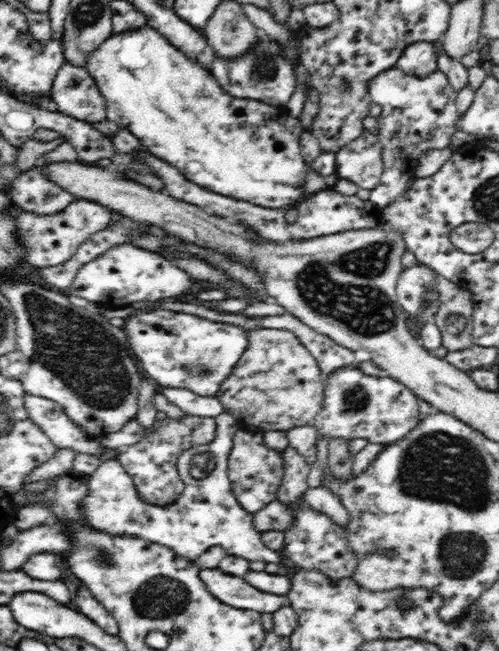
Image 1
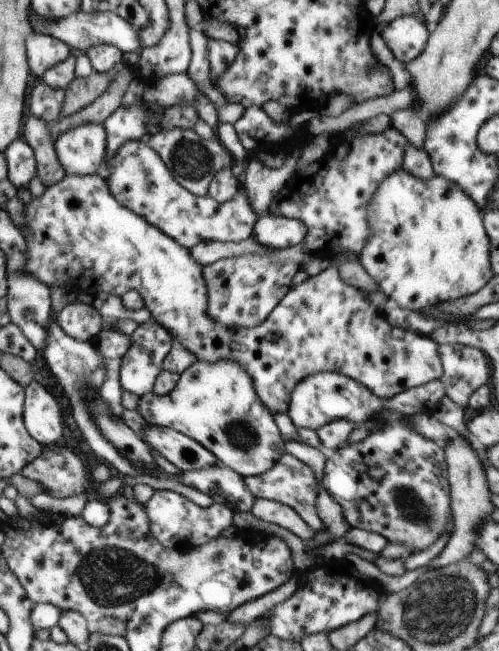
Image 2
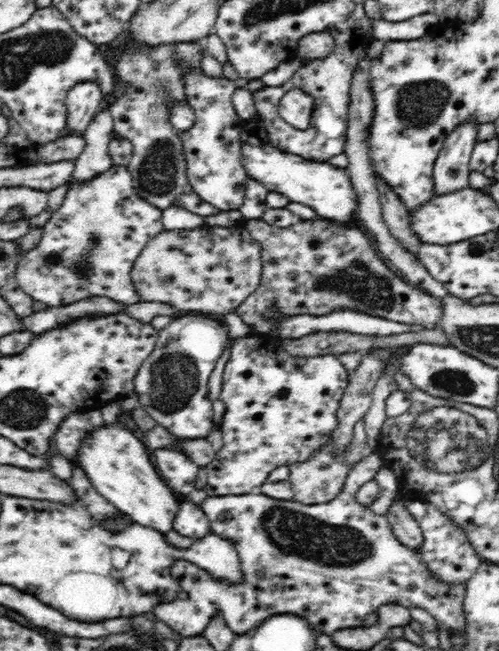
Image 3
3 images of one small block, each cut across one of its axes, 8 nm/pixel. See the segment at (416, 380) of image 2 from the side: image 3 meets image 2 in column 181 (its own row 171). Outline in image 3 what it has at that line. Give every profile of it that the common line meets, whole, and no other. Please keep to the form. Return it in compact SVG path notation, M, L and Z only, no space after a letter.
M257 114L242 126L242 163L249 177L260 181L269 192L283 194L288 201L309 207L321 220L346 226L359 225L359 199L346 168L280 152L267 141L265 132L263 120Z

